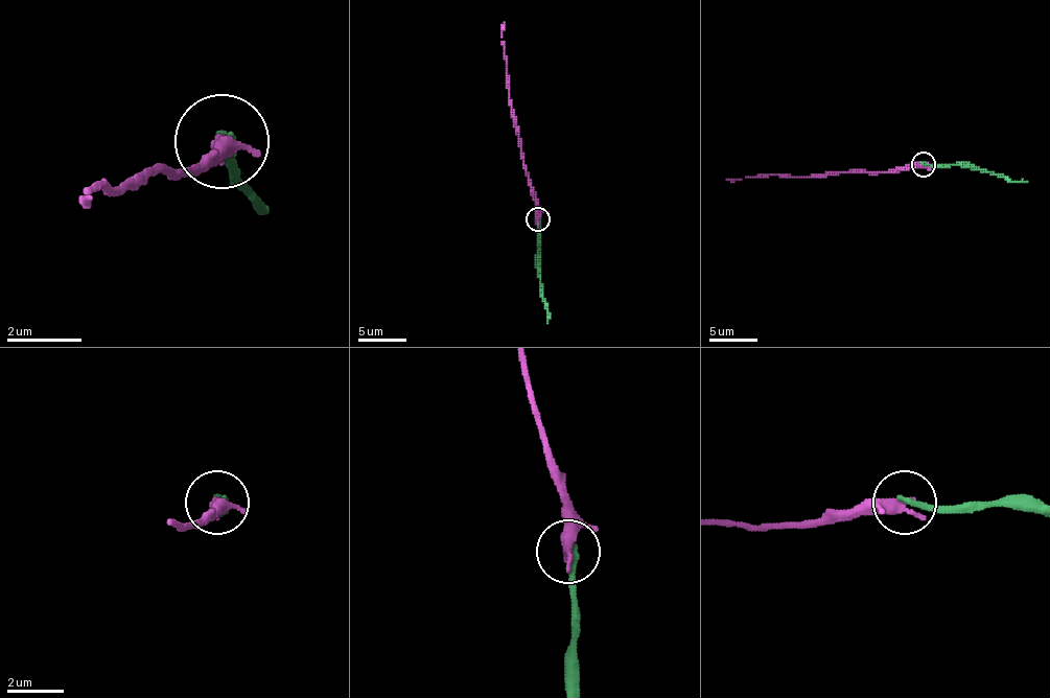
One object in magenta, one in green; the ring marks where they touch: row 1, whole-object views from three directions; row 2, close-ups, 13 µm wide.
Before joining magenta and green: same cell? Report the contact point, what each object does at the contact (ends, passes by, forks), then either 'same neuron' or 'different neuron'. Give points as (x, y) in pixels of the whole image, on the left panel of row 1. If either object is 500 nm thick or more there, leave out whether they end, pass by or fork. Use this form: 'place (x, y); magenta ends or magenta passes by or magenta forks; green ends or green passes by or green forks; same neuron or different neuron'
place (222, 141); magenta passes by; green ends; different neuron

